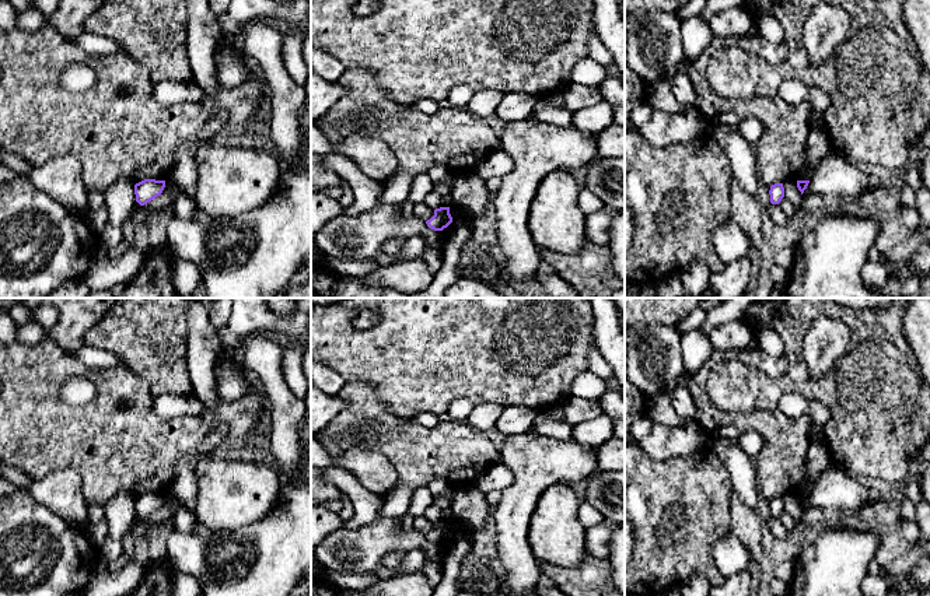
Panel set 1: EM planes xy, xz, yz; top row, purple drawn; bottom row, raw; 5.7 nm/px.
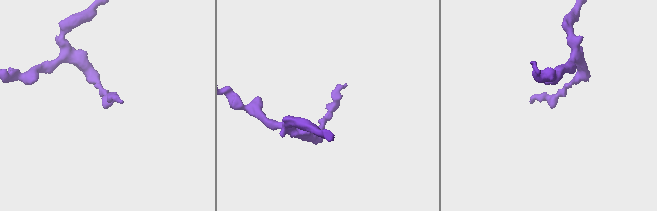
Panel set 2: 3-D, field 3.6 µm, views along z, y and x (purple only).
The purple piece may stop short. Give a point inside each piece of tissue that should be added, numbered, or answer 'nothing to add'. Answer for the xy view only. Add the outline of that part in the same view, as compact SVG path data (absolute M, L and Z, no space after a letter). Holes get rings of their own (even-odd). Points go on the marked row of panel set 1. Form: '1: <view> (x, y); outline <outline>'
nothing to add

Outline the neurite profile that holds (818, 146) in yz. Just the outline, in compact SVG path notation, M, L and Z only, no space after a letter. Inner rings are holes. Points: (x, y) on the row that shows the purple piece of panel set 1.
M812 126L805 150L805 166L800 180L810 180L824 157L832 150L824 127Z

